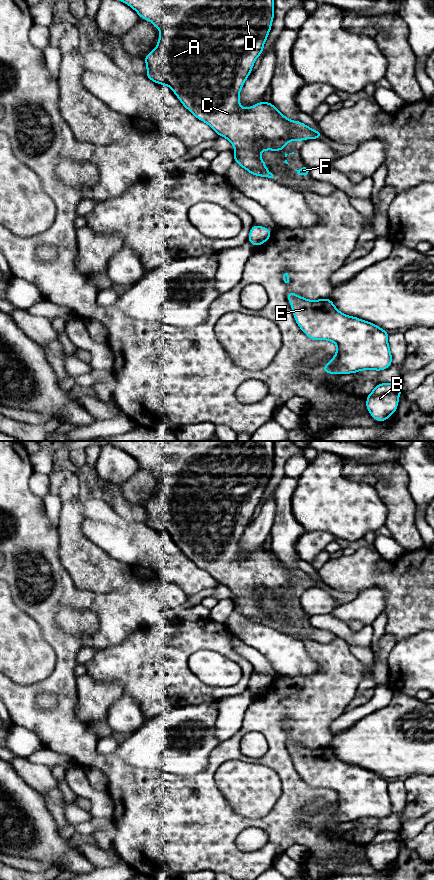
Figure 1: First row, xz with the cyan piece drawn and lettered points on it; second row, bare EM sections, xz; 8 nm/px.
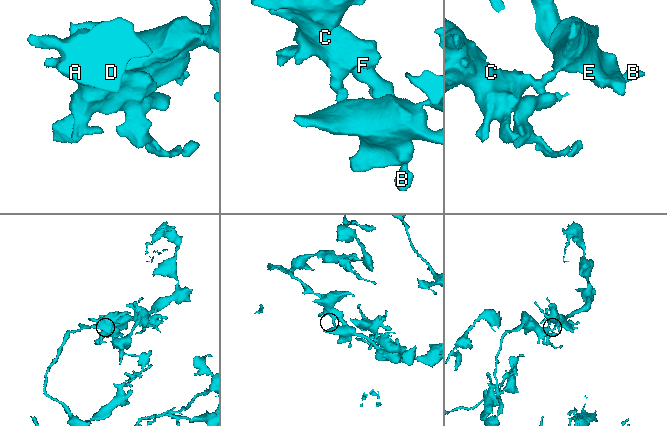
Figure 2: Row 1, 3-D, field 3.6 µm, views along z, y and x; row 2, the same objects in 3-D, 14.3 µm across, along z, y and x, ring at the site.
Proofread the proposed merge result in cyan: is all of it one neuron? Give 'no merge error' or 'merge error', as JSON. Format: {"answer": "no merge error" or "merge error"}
{"answer": "merge error"}

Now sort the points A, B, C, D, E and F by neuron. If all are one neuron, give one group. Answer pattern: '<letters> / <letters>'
A C D F / B E

